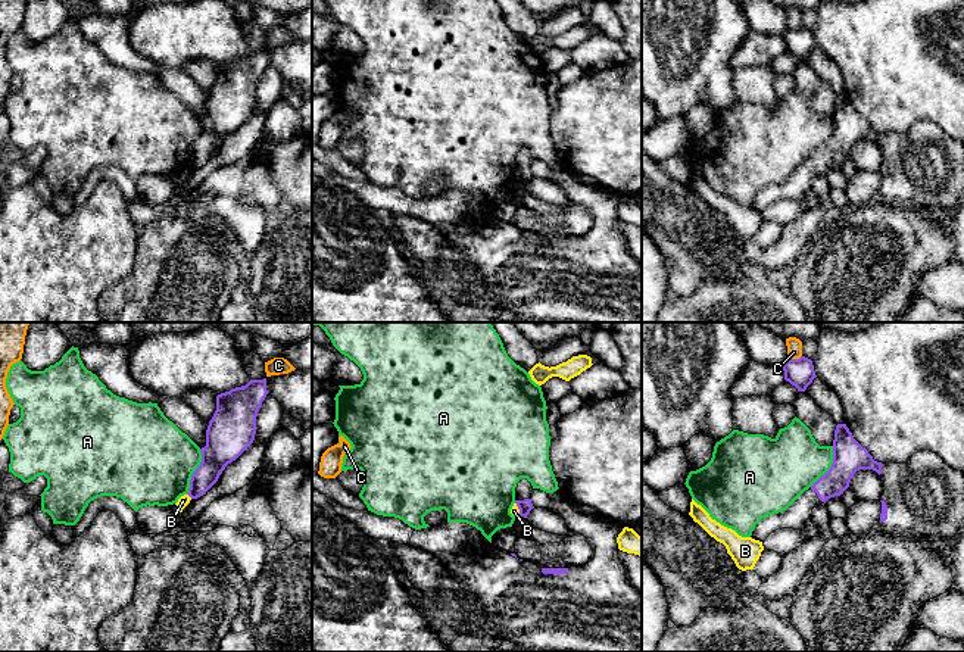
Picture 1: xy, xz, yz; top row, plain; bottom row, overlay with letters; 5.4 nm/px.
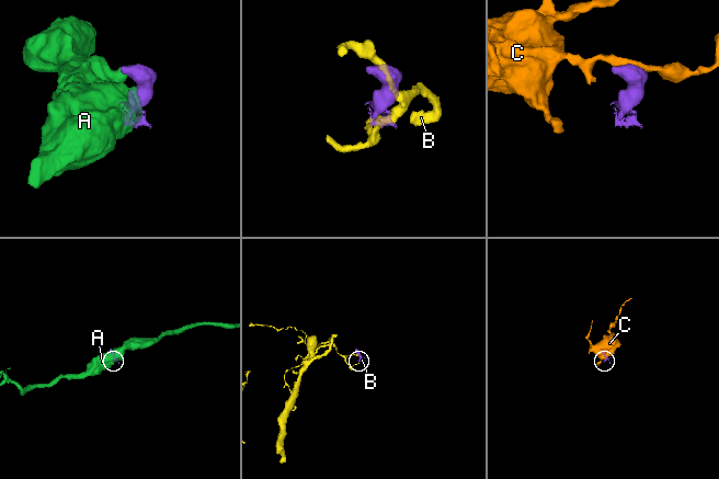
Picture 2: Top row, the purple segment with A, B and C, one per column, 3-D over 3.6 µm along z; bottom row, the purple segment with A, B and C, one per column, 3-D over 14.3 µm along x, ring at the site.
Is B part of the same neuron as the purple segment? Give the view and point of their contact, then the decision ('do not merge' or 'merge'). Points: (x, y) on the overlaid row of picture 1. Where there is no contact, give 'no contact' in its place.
contact xy (190, 496); do not merge

